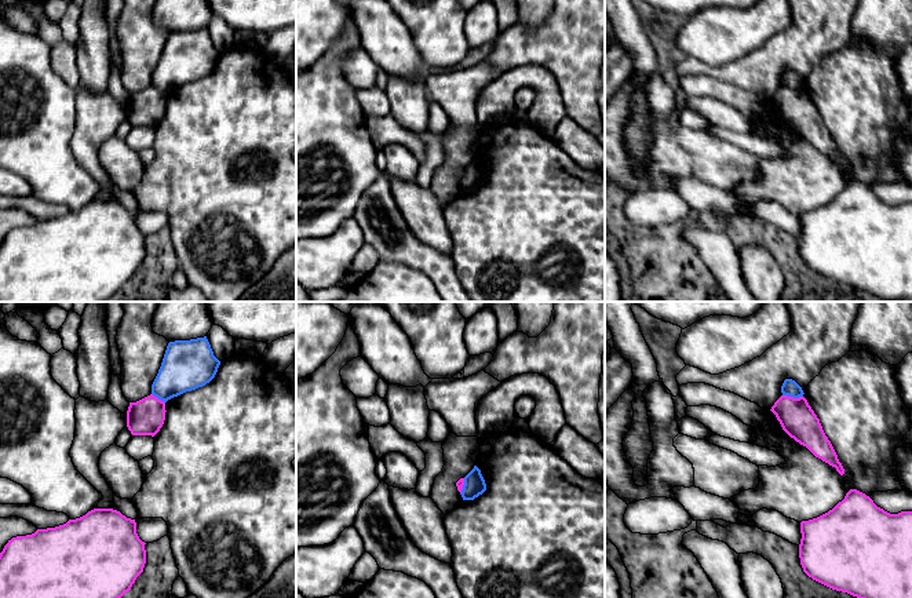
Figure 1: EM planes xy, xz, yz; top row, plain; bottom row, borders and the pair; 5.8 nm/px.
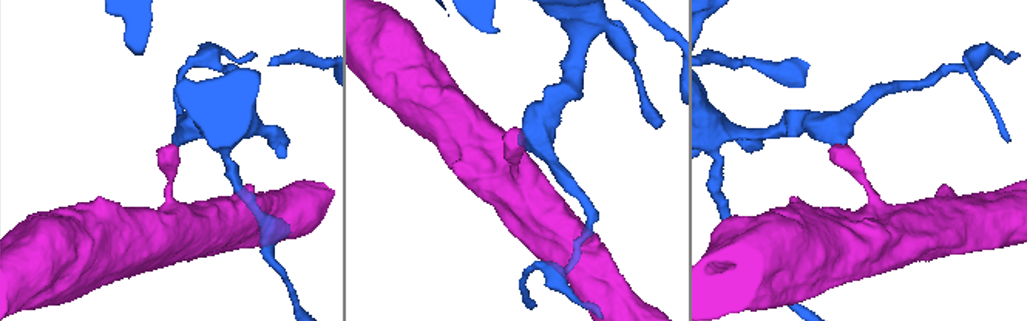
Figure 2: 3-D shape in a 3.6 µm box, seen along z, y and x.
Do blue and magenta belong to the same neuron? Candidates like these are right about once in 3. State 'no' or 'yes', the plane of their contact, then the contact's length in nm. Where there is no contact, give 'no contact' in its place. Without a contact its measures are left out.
no; contact in yz; length 120 nm

